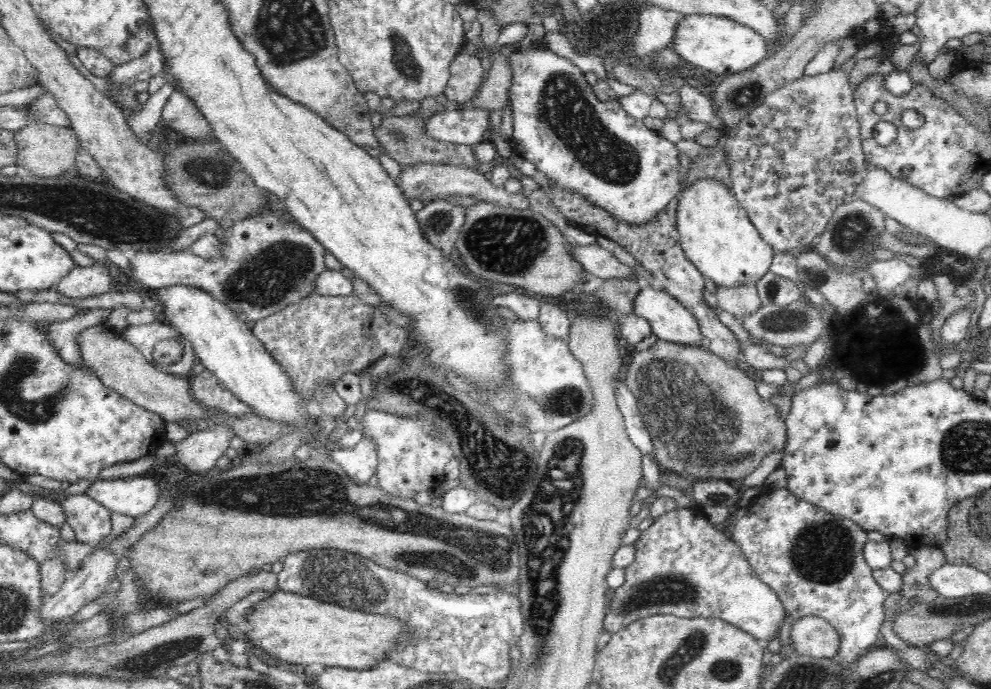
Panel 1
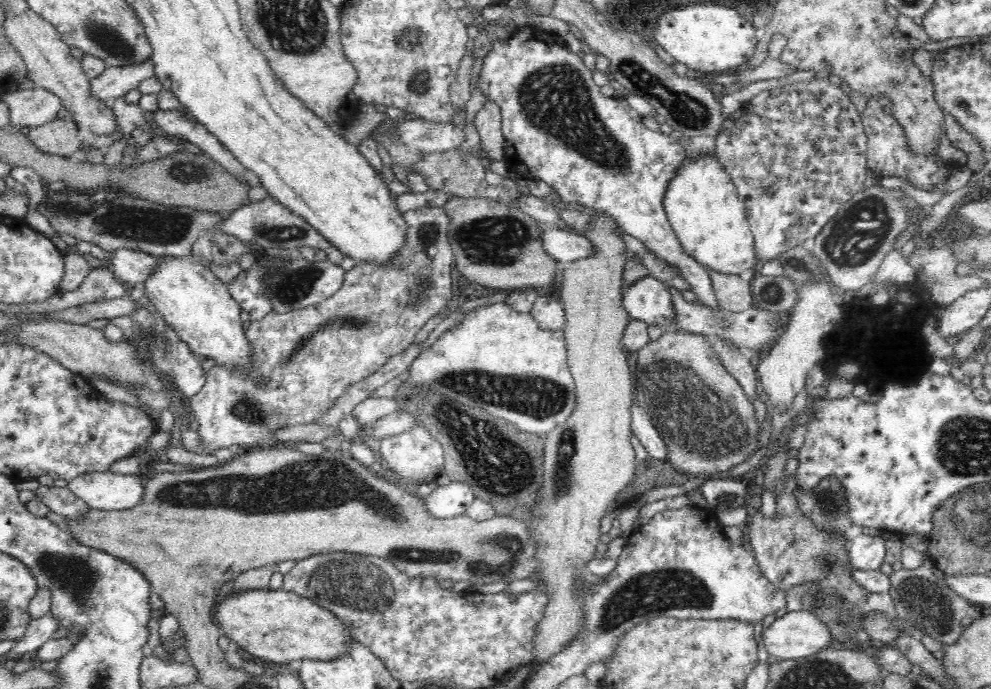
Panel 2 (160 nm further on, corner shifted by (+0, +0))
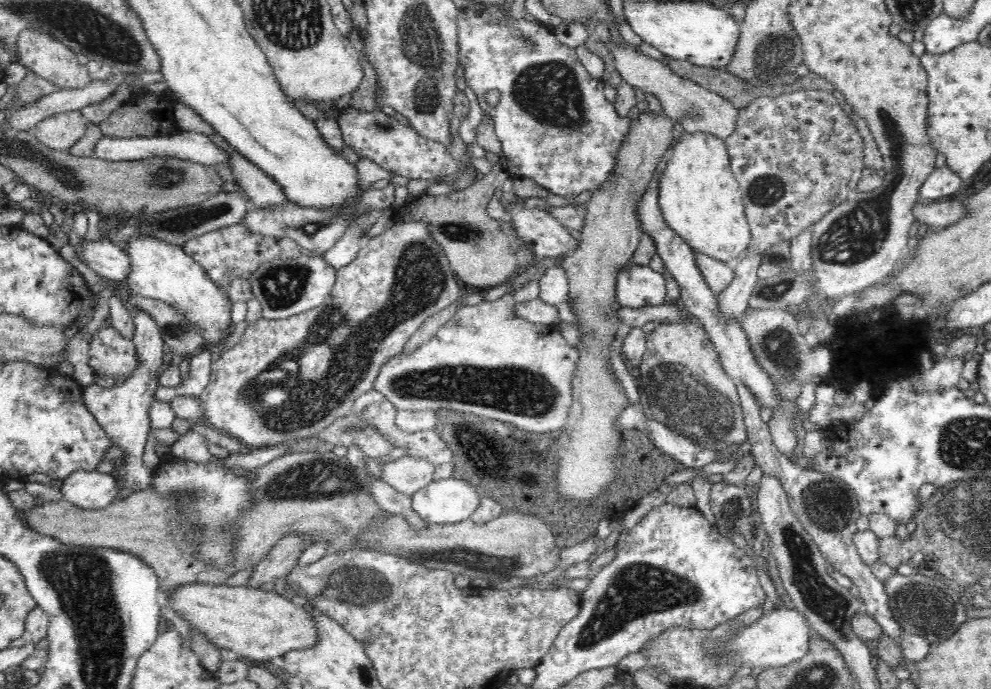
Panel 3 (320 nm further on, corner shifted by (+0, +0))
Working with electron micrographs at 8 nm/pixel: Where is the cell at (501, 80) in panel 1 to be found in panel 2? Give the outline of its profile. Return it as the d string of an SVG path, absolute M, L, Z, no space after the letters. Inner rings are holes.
M487 98L475 115L474 128L479 132L481 142L478 149L482 150L492 161L508 159L508 149L504 133L502 132L501 108L495 100Z

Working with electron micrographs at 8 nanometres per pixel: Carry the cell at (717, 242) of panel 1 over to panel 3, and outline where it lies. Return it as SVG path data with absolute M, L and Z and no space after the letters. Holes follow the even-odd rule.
M704 132L684 133L672 150L659 190L659 205L670 228L692 251L719 262L745 253L751 230L739 182L731 172L730 156L723 141Z

